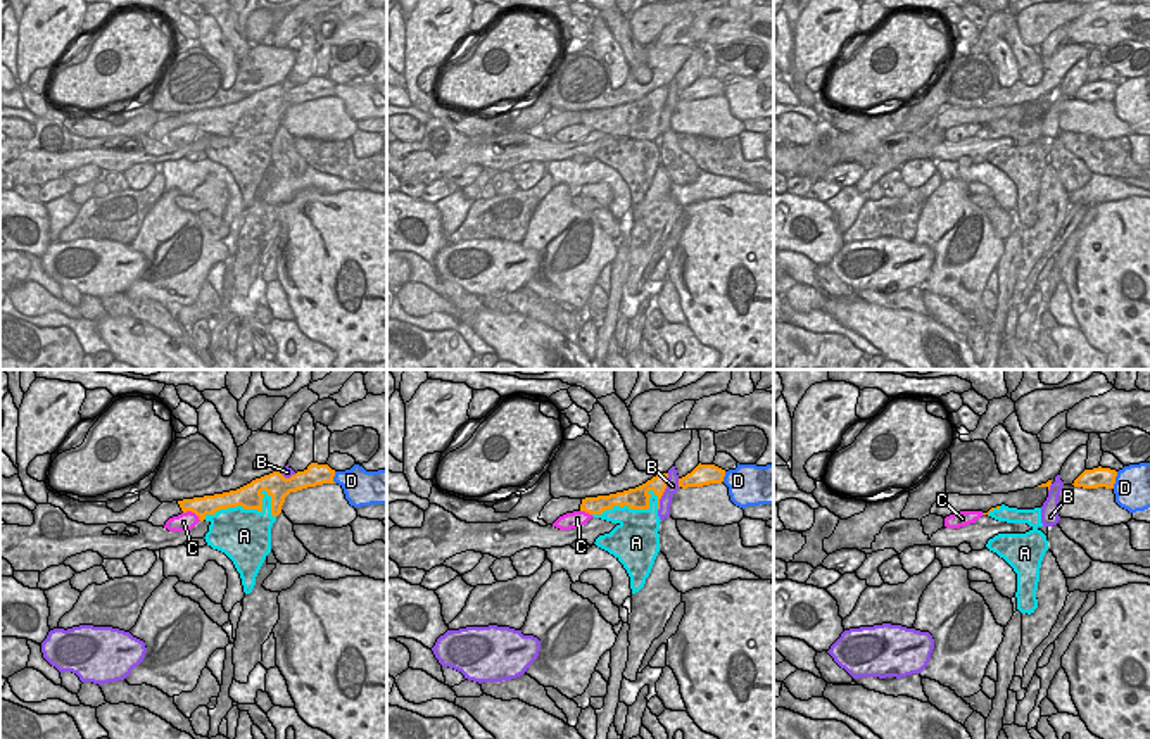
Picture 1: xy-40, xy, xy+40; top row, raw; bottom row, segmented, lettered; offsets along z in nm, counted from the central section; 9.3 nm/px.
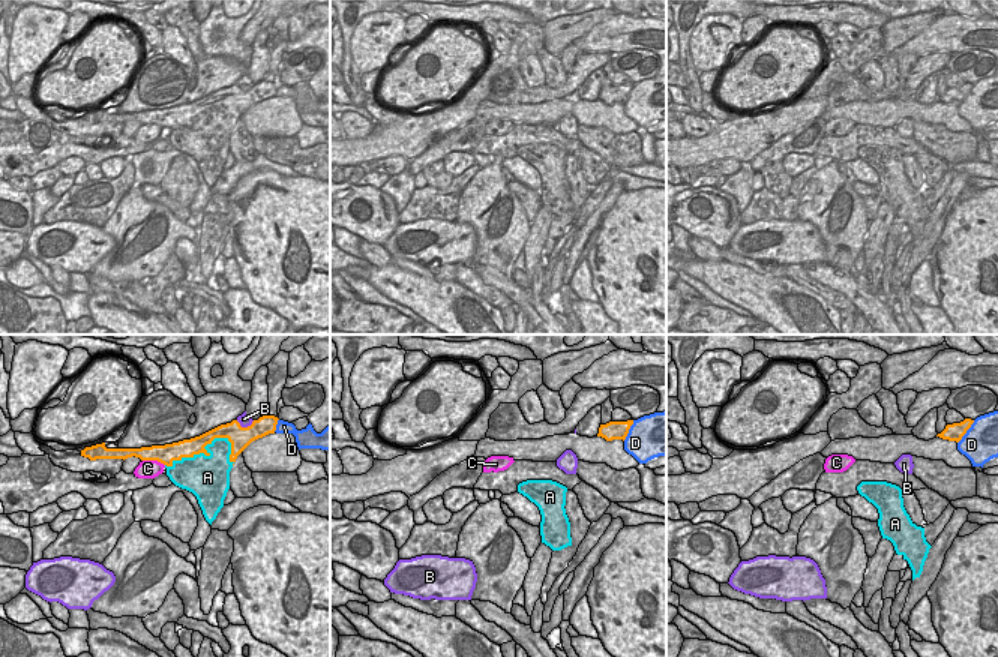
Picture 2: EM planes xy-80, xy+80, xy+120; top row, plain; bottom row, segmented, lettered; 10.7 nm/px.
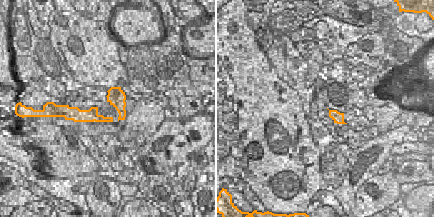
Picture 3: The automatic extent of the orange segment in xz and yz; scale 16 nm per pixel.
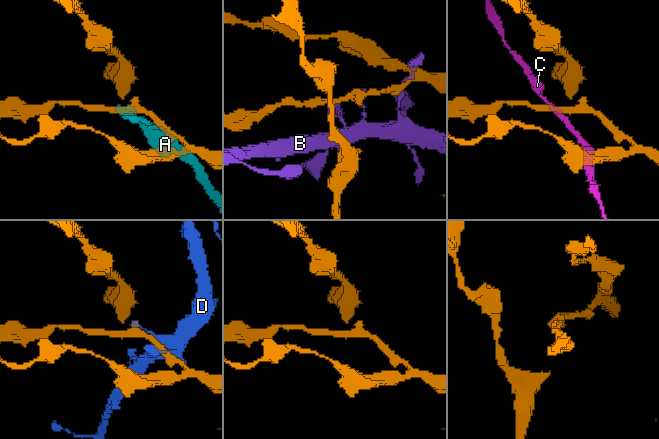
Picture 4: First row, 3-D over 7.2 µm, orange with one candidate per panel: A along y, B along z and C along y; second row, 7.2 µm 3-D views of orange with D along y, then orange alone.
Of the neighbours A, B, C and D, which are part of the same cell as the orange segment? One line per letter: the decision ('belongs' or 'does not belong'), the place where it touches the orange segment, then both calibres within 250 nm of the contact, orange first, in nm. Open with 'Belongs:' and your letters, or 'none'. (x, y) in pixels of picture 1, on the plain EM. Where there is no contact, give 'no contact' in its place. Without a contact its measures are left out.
Belongs: none
A: does not belong; contact xy-40 (242, 120); calibres 240 and 460 nm
B: does not belong; contact xy (663, 104); calibres 200 and 120 nm
C: does not belong; contact xy-40 (192, 125); calibres 190 and 170 nm
D: does not belong; contact xy+40 (1114, 94); calibres 190 and 340 nm

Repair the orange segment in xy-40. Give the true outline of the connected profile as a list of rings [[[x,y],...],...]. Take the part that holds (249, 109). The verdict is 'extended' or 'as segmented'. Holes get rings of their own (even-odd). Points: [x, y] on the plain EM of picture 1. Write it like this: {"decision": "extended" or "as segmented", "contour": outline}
{"decision": "as segmented", "contour": [[[311,76],[304,85],[297,85],[290,92],[285,92],[281,85],[273,85],[269,88],[252,93],[250,97],[237,104],[183,112],[178,114],[178,117],[183,126],[192,124],[199,129],[200,135],[204,135],[207,128],[216,128],[219,123],[237,119],[242,119],[243,123],[257,123],[262,126],[262,105],[266,104],[271,111],[271,129],[278,129],[281,126],[285,111],[290,105],[323,97],[335,97],[333,90],[335,83],[332,83],[328,78]]]}

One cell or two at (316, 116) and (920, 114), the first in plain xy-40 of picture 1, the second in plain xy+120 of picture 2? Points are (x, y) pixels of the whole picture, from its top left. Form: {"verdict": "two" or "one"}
{"verdict": "one"}

